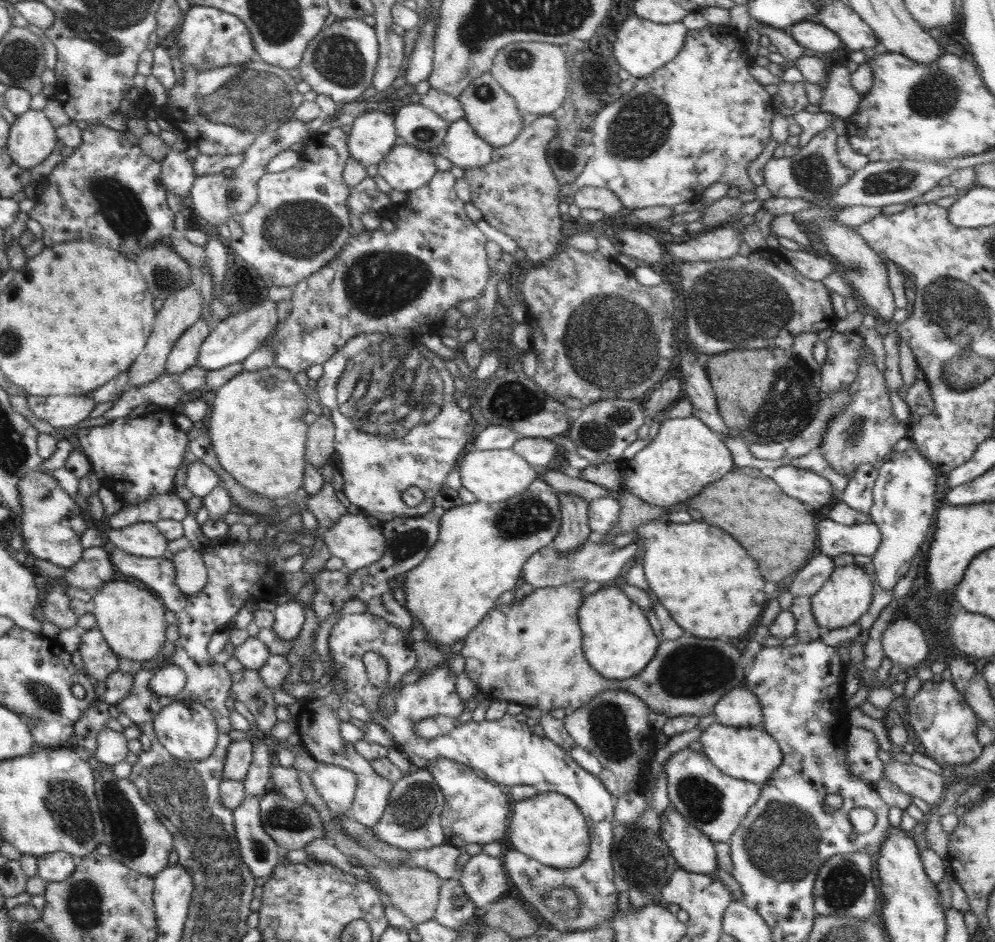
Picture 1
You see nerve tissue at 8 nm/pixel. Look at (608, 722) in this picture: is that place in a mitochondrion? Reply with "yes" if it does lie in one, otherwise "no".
yes

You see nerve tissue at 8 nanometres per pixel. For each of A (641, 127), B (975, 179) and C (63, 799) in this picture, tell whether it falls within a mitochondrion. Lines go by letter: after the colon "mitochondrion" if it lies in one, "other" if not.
A: mitochondrion
B: other
C: mitochondrion

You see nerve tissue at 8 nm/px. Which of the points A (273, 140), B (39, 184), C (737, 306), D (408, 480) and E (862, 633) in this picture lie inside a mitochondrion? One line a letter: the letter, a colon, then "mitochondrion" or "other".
A: mitochondrion
B: other
C: mitochondrion
D: other
E: other

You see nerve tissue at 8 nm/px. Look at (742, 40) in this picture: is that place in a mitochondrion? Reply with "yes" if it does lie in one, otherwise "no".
no

